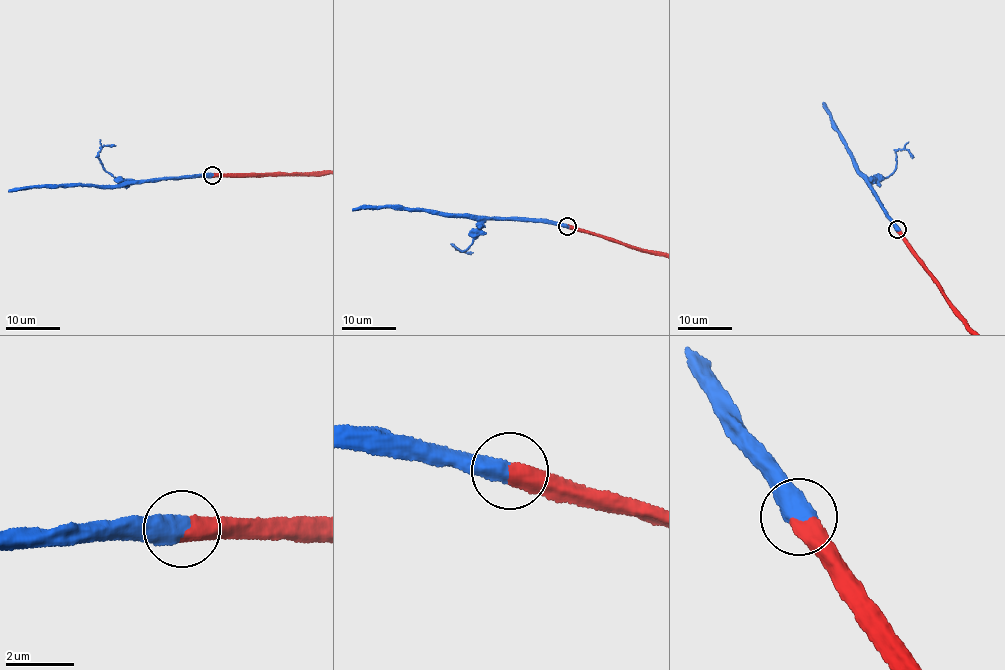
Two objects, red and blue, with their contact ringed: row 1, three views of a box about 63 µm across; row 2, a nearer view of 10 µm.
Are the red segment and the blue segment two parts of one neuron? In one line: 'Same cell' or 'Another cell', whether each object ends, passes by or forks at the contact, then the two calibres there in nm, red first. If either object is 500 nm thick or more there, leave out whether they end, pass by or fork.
Same cell. Thickness 550 nm (red) against 650 nm

